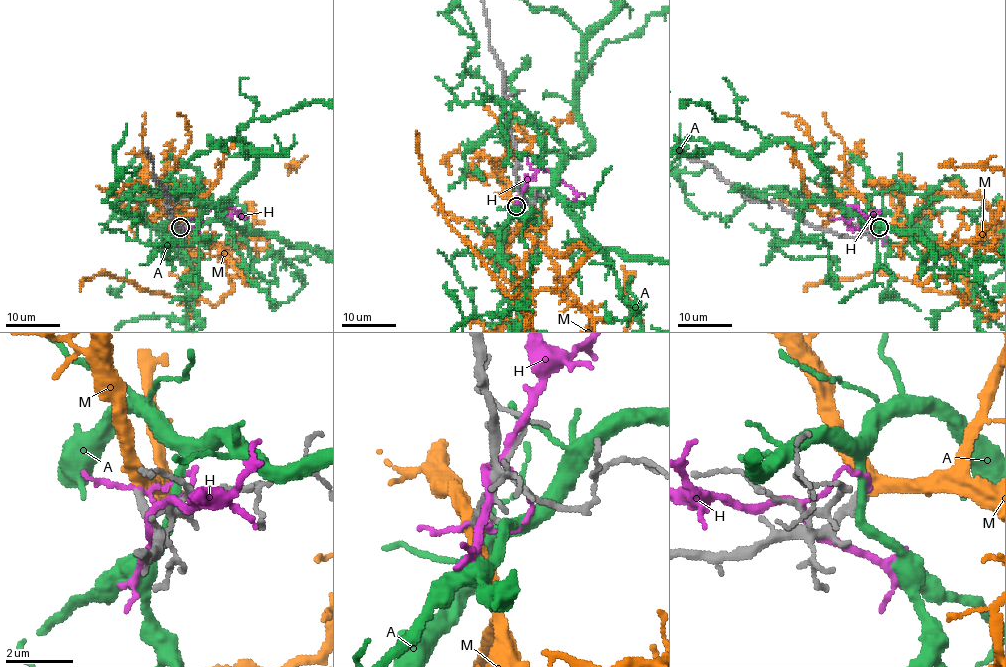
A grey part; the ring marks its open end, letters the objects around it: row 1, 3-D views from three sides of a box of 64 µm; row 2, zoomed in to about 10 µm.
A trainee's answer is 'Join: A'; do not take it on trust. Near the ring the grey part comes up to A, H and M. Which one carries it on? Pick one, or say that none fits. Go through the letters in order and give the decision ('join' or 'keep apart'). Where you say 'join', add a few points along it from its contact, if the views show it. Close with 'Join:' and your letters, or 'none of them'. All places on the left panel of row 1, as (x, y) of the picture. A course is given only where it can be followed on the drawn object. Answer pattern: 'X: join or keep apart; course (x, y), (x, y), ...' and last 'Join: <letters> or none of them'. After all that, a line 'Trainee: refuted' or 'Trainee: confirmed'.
A: keep apart
H: keep apart
M: join
Join: M
Trainee: refuted

